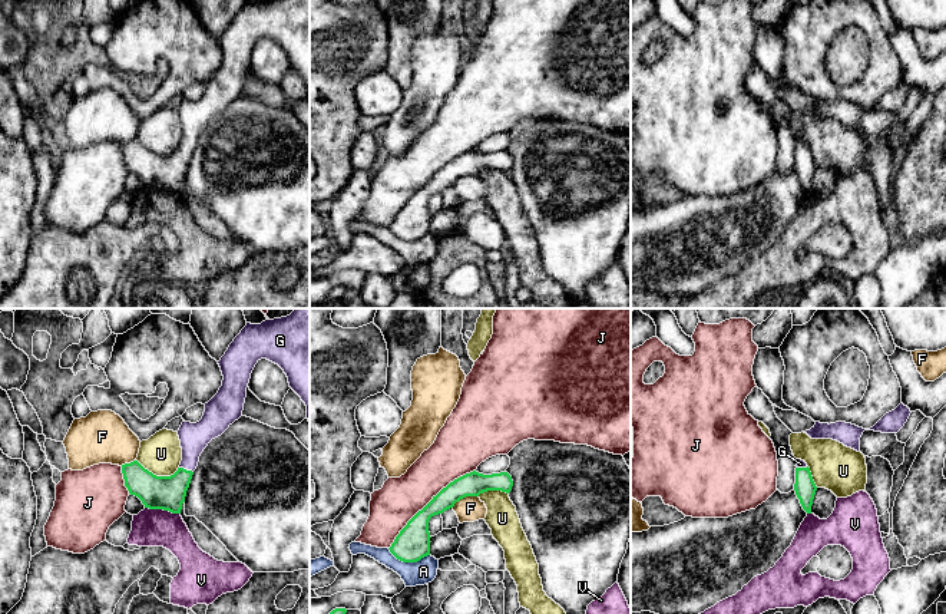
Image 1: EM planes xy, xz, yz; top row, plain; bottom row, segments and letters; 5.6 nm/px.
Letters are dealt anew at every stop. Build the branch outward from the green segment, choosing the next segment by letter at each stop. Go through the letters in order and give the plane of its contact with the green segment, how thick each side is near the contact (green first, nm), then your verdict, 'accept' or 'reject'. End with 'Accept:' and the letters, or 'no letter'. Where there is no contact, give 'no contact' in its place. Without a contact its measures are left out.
A: xz | 190/140 nm | reject
F: xz | 140/140 nm | reject
G: xy | 190/160 nm | accept
J: xz | 190/240 nm | reject
U: xy | 190/220 nm | reject
V: xy | 190/200 nm | reject
Accept: G

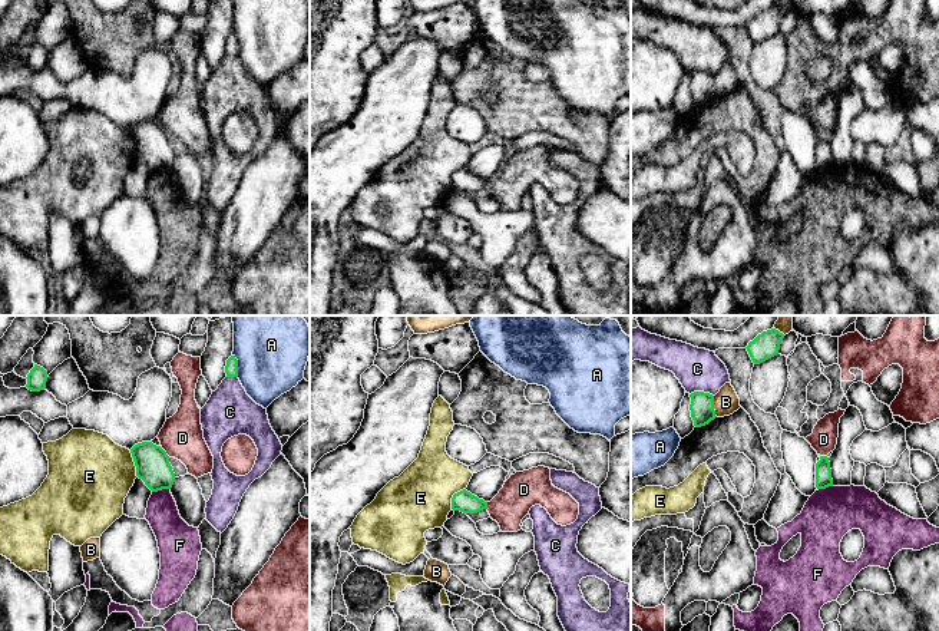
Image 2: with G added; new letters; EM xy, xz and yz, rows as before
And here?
A: xy | 80/440 nm | reject
B: yz | 130/140 nm | reject
C: yz | 130/240 nm | reject
D: xy | 190/240 nm | reject
E: xy | 190/440 nm | reject
F: xy | 190/190 nm | reject
Accept: no letter

